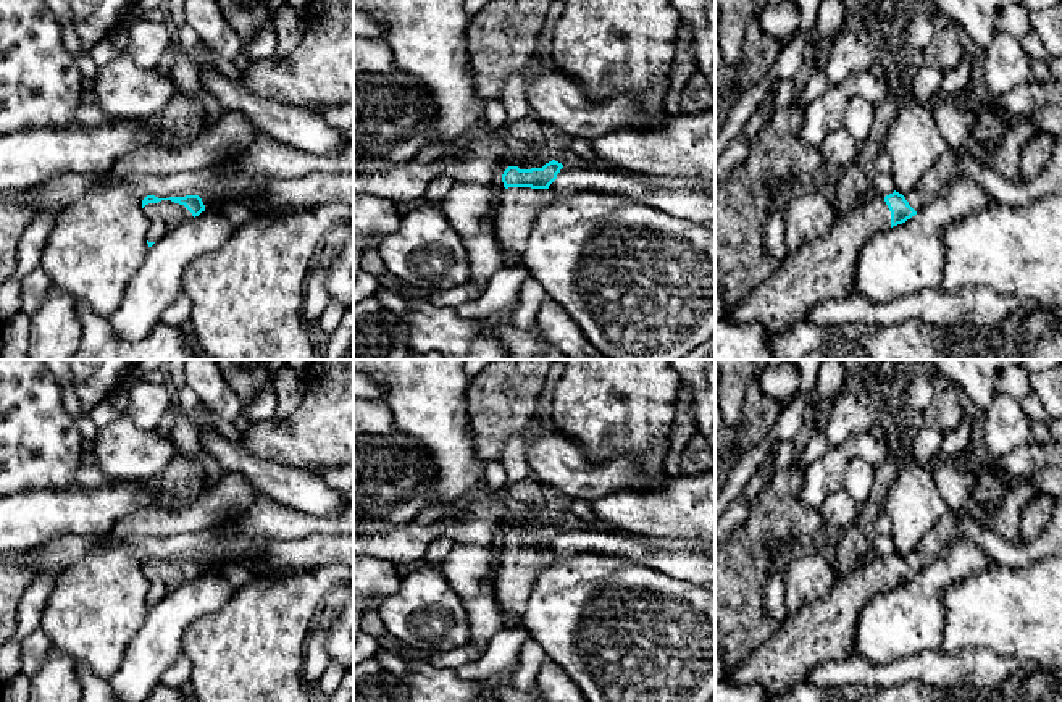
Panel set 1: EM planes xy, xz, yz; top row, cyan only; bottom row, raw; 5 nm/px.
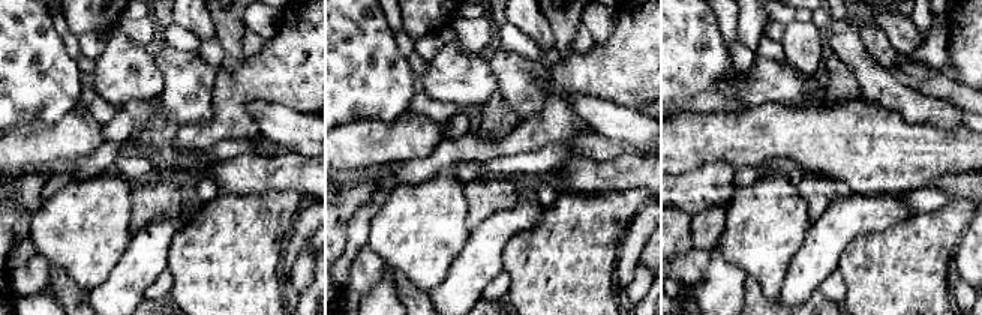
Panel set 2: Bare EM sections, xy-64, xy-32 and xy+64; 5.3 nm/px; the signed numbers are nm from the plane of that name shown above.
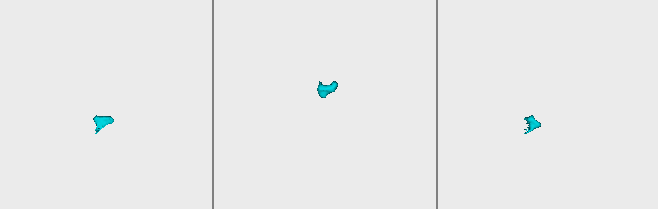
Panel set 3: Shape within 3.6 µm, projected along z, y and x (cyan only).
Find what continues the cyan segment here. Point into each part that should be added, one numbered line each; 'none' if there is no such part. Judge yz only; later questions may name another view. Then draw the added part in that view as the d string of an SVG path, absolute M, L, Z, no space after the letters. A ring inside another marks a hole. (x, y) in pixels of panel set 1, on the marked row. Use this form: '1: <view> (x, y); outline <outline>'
1: yz (932, 186); outline M947 147L946 153L939 157L938 163L922 178L922 181L907 195L904 195L915 211L920 211L923 207L939 198L944 189L954 181L965 178L957 168L957 161L962 155L973 153L968 147Z
2: yz (823, 270); outline M883 197L860 202L831 231L786 255L773 276L726 311L734 323L760 324L776 337L820 303L855 295L852 284L863 245L891 228Z

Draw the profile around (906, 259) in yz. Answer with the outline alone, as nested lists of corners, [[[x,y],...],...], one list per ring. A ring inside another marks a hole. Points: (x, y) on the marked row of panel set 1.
[[[962,178],[939,198],[902,224],[875,234],[862,249],[852,289],[857,295],[888,303],[943,284],[943,229],[994,198],[975,181]]]

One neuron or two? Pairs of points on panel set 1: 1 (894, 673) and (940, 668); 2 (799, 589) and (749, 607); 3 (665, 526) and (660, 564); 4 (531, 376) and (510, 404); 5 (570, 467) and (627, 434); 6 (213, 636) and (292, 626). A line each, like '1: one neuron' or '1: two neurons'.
1: one neuron
2: two neurons
3: two neurons
4: one neuron
5: two neurons
6: one neuron

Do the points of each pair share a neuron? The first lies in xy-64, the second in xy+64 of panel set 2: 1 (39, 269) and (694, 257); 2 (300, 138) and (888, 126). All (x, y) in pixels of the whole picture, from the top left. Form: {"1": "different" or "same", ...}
{"1": "same", "2": "different"}

